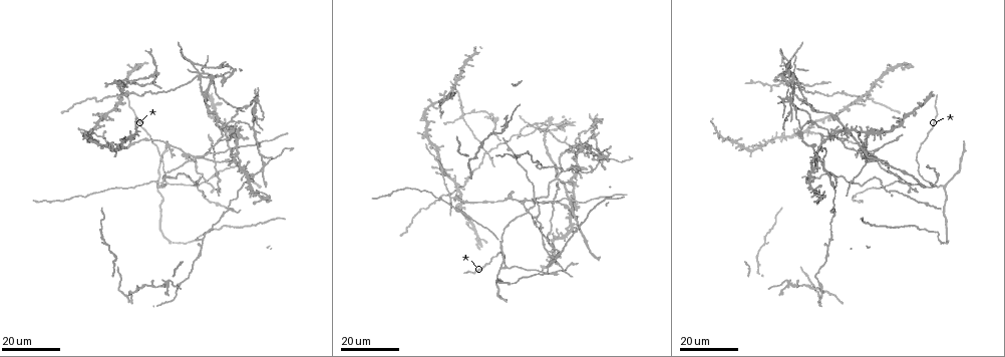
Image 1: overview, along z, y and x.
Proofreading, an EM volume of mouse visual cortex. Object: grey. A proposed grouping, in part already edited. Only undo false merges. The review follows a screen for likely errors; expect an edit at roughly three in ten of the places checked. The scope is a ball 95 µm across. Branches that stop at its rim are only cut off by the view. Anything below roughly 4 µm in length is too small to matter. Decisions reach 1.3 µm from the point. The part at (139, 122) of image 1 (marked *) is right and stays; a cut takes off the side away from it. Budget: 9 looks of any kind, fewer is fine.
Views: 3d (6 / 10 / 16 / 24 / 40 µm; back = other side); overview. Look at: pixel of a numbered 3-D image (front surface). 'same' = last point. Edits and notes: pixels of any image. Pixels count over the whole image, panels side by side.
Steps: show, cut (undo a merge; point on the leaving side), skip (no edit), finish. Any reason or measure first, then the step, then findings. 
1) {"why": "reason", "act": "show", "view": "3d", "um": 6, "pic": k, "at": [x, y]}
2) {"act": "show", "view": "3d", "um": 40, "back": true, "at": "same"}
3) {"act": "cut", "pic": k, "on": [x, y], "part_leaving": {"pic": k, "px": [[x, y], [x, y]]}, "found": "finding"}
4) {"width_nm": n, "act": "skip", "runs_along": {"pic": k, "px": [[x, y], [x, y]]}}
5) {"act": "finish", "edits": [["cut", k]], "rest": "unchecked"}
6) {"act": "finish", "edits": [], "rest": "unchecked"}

{"why": "three-way junction", "act": "show", "view": "3d", "um": 24, "pic": 1, "at": [935, 173]}

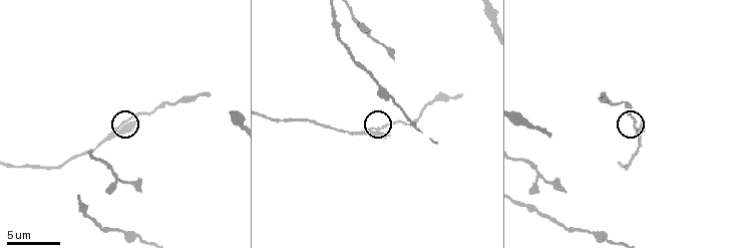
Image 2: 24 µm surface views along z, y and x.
{"act": "show", "view": "3d", "um": 6, "pic": 2, "at": [120, 125]}

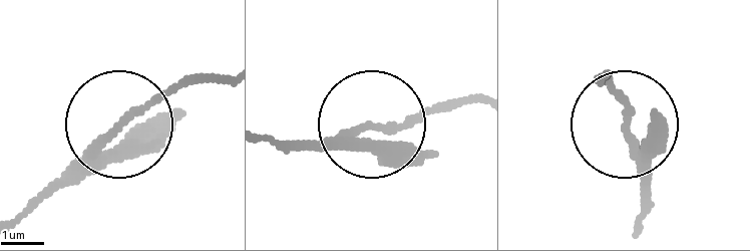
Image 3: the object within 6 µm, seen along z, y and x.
{"arms": 3, "act": "cut", "pic": 3, "on": [142, 113], "found": "a second neuron is stuck on"}

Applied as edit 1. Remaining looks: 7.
{"why": "redraw", "act": "show", "view": "overview"}

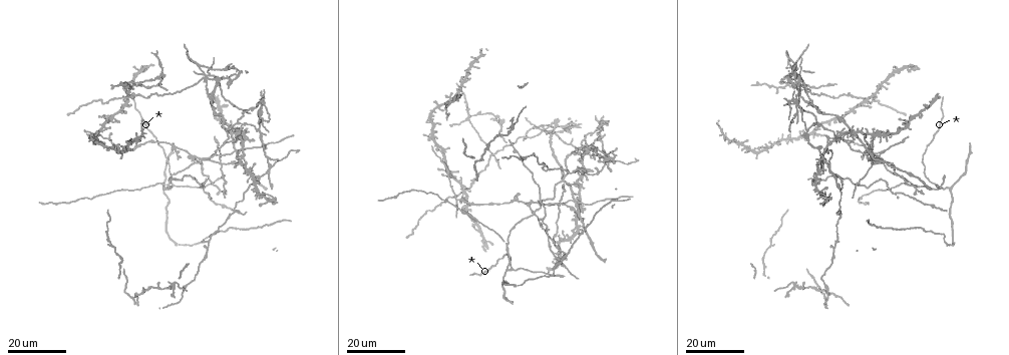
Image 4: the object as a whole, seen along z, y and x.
{"why": "four-way junction", "act": "show", "view": "3d", "um": 16, "pic": 4, "at": [273, 201]}

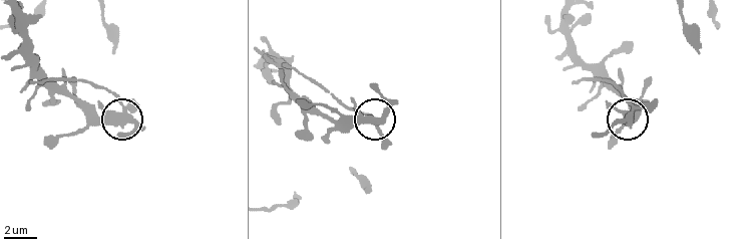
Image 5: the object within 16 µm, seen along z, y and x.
{"act": "show", "view": "3d", "um": 10, "pic": 5, "at": [128, 113]}

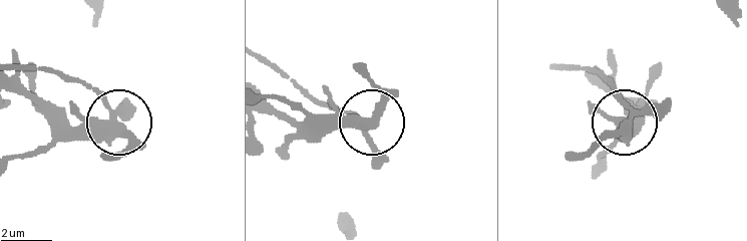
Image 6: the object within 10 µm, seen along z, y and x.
{"arms": 4, "act": "cut", "pic": 6, "on": [129, 100], "part_leaving": {"pic": 6, "px": [[109, 109], [79, 81], [14, 66]]}, "found": "a second neuron is stuck on"}

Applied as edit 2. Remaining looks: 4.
{"act": "show", "view": "overview"}

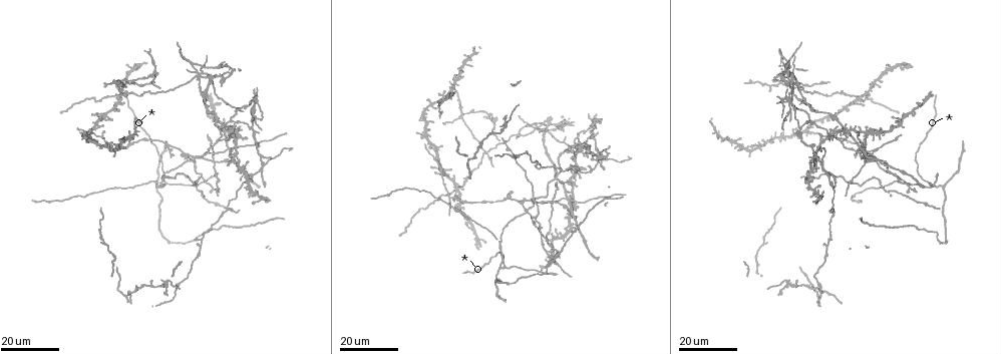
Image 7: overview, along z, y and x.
{"why": "branch point", "act": "show", "view": "3d", "um": 24, "pic": 7, "at": [230, 120]}

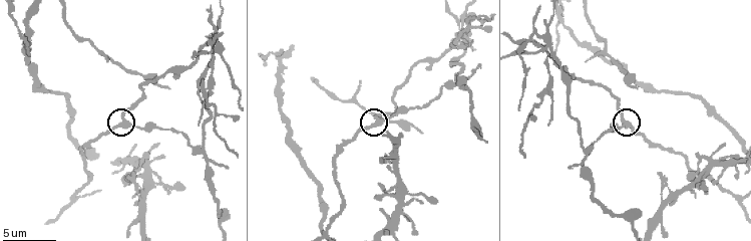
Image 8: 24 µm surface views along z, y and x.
{"act": "show", "view": "3d", "um": 6, "pic": 8, "at": [378, 123]}

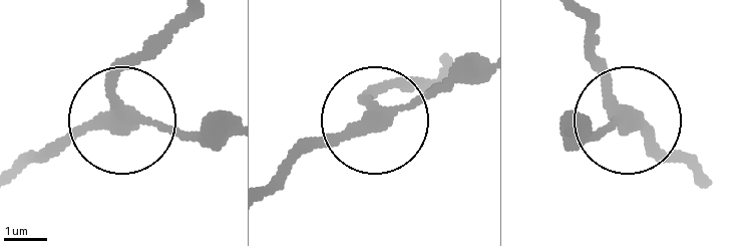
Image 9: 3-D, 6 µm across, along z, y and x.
{"width_nm": 320, "act": "skip", "runs_along": {"pic": 9, "px": [[17, 169], [114, 121], [117, 82], [185, 10]]}, "found": "all the same neuron"}

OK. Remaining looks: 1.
{"why": "a fork", "act": "show", "view": "3d", "um": 16, "pic": 8, "at": [583, 152]}

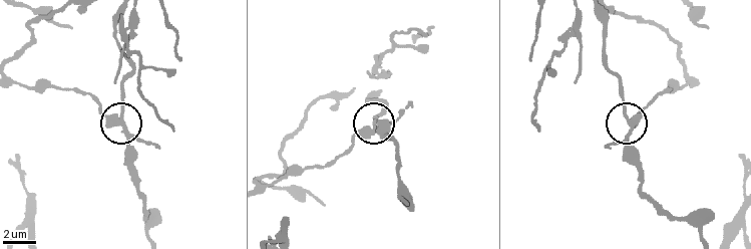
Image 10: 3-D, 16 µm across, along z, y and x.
{"width_nm": 300, "act": "cut", "pic": 10, "on": [127, 154], "part_leaving": {"pic": 10, "px": [[124, 130], [128, 161], [144, 199], [148, 230]]}, "found": "two neurons meet here"}

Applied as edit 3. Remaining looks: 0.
{"act": "finish", "edits": [["cut", 3], ["cut", 6], ["cut", 10]], "rest": "unchecked"}

